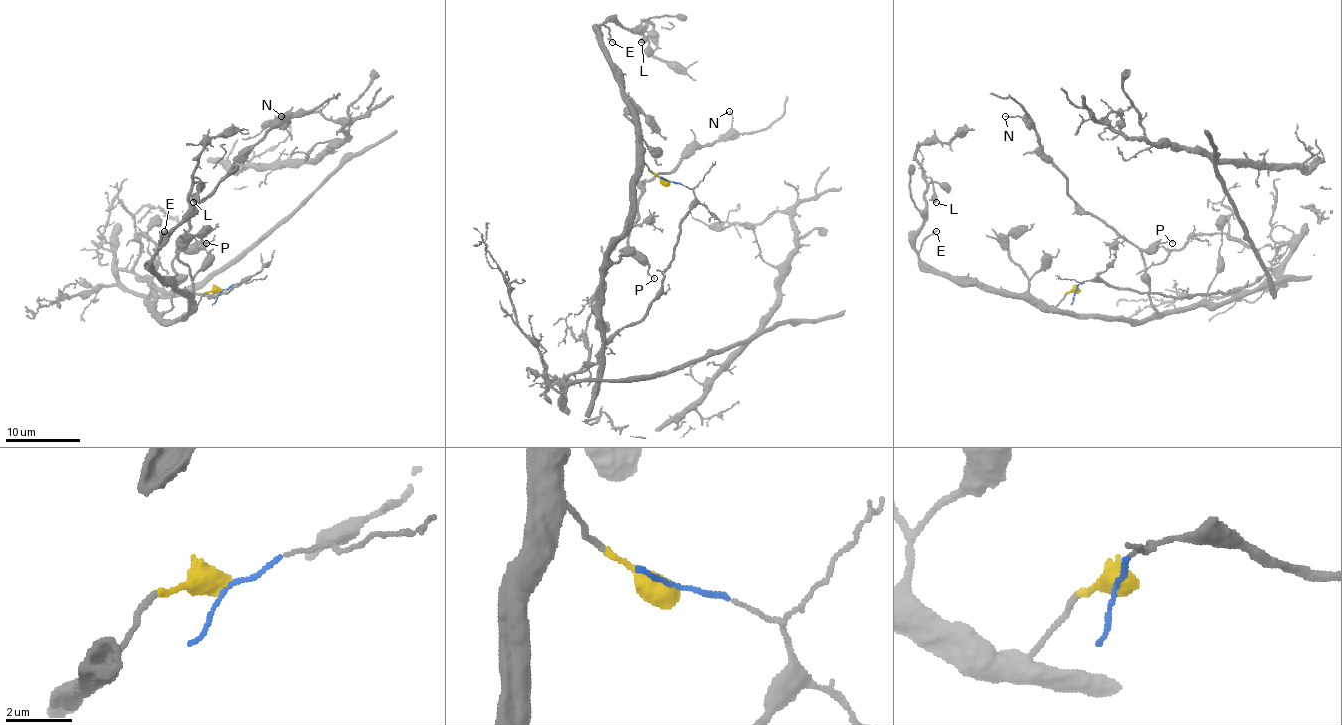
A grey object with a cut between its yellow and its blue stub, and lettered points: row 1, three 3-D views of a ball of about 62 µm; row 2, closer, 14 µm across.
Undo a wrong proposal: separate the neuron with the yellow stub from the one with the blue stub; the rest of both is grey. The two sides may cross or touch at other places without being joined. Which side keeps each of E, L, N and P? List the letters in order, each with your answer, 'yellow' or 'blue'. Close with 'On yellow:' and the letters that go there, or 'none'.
E: yellow
L: yellow
N: yellow
P: yellow
On yellow: E, L, N, P

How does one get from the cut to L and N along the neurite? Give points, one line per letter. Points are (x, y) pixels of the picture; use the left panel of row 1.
L: (219, 292), (206, 292), (195, 307), (154, 269), (159, 241), (189, 208), (197, 184), (193, 202)
N: (219, 292), (206, 292), (187, 316), (161, 316), (172, 307), (172, 260), (193, 210), (281, 116)

